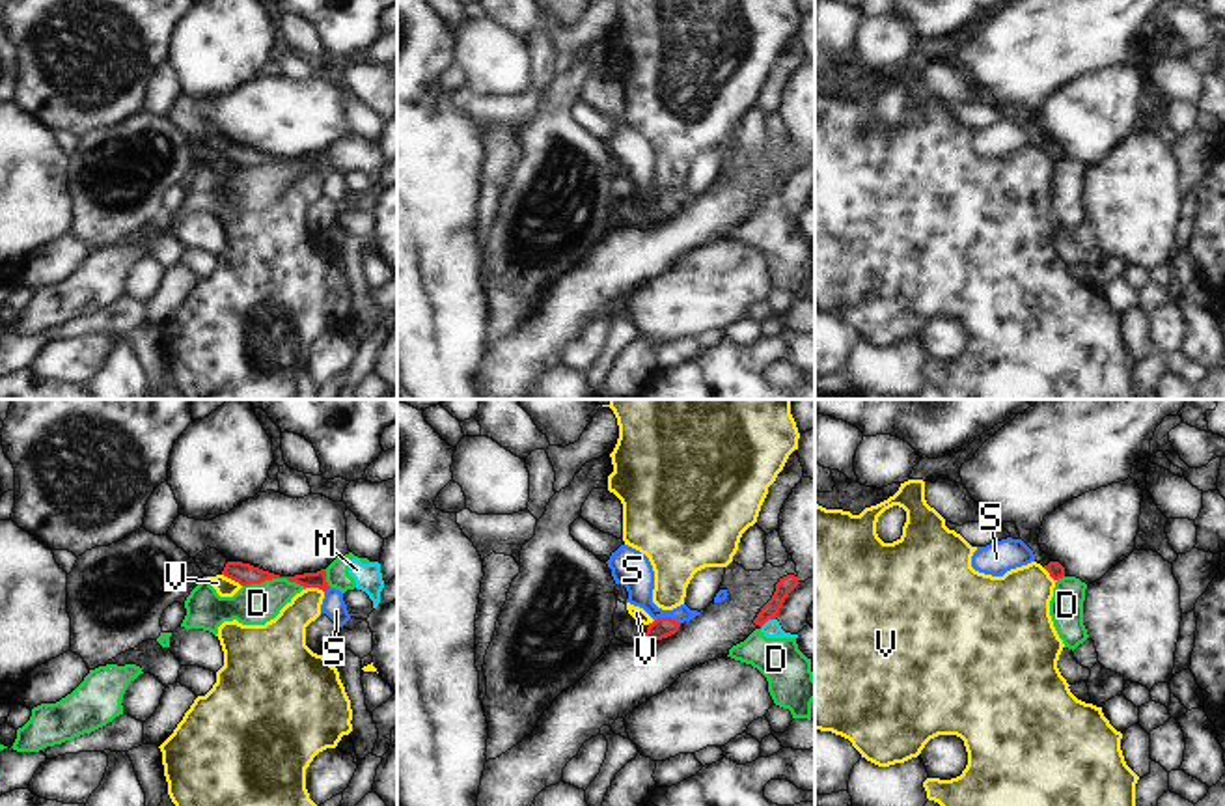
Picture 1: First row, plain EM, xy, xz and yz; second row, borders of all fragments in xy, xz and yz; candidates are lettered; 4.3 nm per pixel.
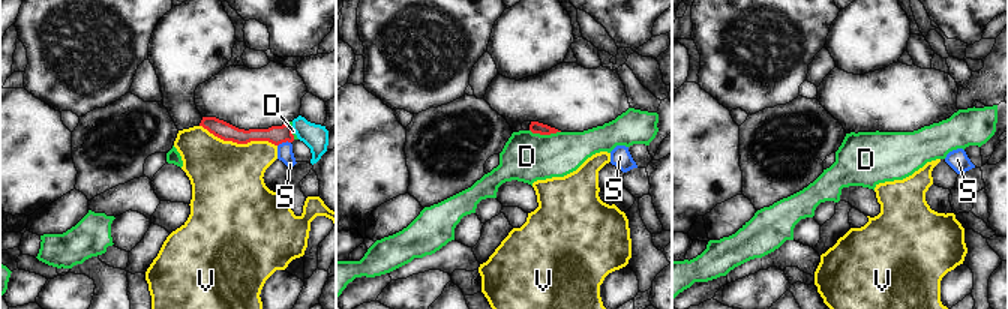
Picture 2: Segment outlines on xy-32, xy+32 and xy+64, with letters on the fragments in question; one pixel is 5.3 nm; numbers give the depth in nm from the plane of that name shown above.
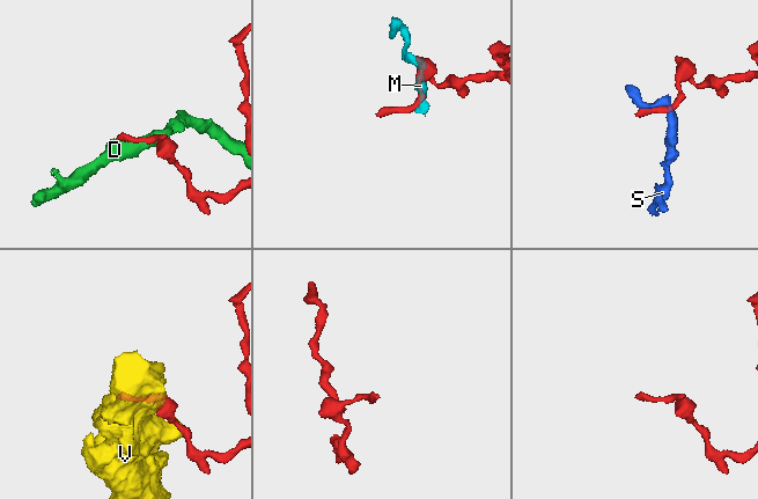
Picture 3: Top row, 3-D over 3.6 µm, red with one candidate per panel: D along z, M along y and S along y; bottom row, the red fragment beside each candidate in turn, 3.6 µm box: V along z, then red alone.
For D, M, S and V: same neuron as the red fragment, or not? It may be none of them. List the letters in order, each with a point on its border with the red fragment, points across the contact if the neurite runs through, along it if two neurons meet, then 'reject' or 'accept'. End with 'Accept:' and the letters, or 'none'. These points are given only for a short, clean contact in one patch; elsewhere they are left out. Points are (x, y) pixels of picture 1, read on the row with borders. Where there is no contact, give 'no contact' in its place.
D: meets red in xy at (275, 577); border along xy (243, 584), (288, 579), (304, 588); reject
M: meets red in xz at (767, 620); border along xz (774, 618), (761, 627); reject
S: meets red in xz at (668, 618); border along xz (655, 618), (674, 618), (679, 624); reject
V: meets red in xy at (232, 579); reject
Accept: none

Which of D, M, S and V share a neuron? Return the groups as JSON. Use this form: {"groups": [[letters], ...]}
{"groups": [["D", "M"], ["S"], ["V"]]}

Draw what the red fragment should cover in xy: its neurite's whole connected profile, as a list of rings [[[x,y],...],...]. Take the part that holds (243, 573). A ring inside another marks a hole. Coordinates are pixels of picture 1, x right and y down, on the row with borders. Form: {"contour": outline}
{"contour": [[[207,547],[203,552],[196,556],[196,563],[205,577],[224,575],[239,582],[241,586],[261,584],[272,578],[287,578],[289,582],[296,582],[304,588],[319,588],[323,591],[330,588],[326,582],[324,569],[317,573],[304,573],[304,575],[295,575],[295,577],[280,577],[280,575],[263,571],[259,567],[254,567],[250,563],[229,562],[222,552],[211,547]]]}

